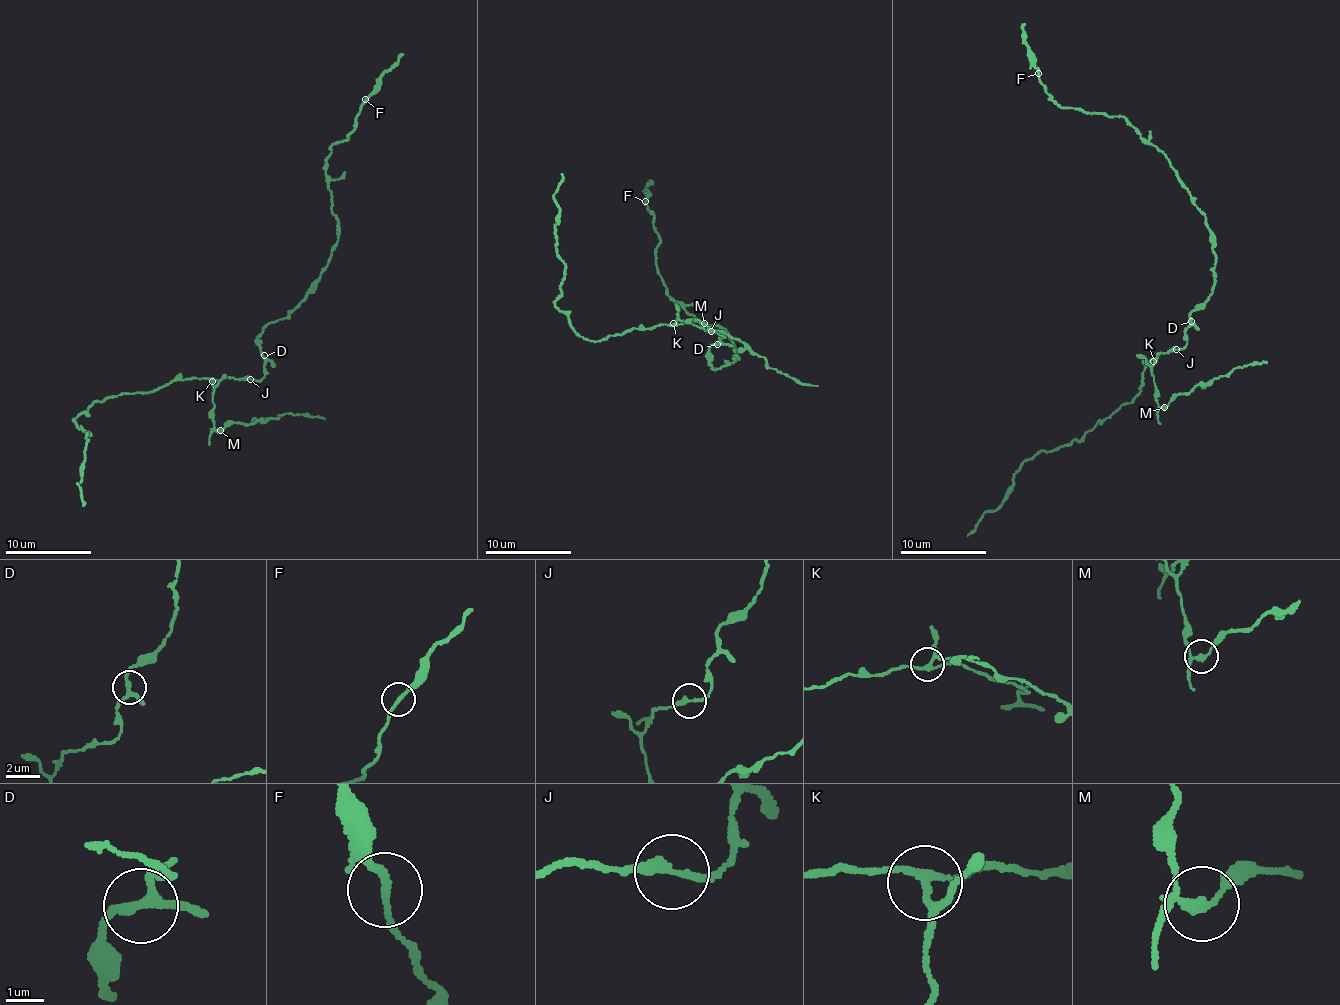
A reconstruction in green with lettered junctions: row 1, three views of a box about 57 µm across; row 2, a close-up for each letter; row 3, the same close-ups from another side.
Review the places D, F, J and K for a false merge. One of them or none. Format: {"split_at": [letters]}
{"split_at": ["K"]}

